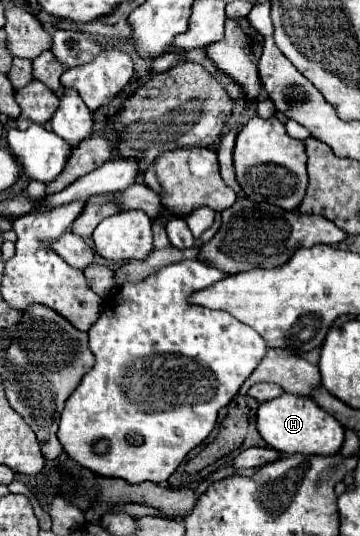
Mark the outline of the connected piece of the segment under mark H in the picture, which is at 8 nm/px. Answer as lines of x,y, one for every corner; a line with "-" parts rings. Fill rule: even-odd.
283,394
281,398
275,398
271,402
259,404
257,410
257,430
261,438
271,446
273,450
285,452
285,454
337,454
343,444
343,426
327,414
313,398
303,398
295,394

